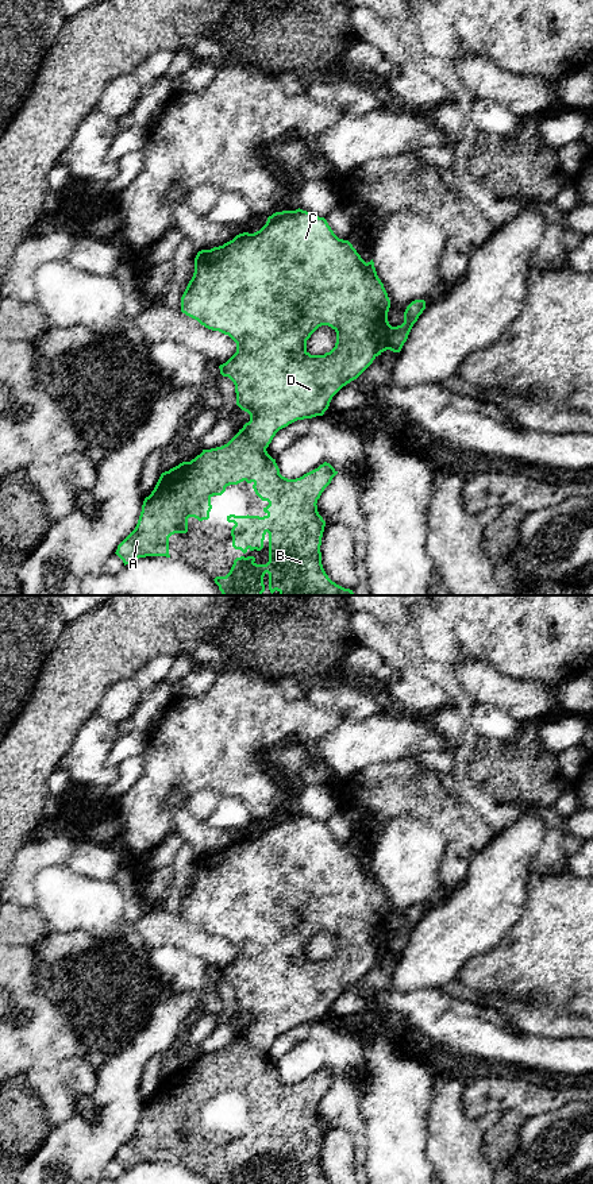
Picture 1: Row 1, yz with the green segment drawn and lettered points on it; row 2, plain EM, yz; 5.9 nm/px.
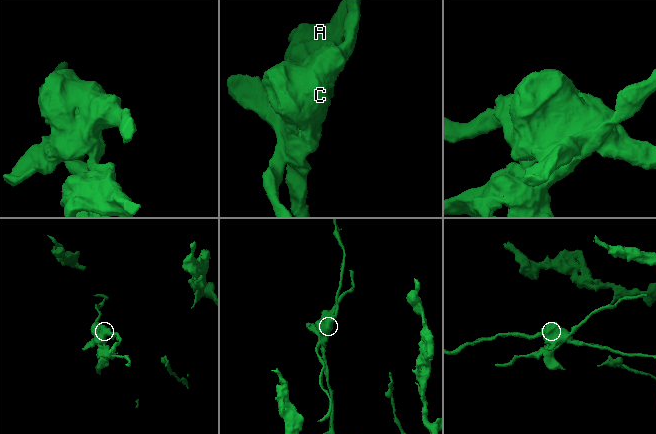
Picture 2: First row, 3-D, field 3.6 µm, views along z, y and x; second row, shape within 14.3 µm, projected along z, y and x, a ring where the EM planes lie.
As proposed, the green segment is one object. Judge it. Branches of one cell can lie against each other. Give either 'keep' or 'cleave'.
cleave

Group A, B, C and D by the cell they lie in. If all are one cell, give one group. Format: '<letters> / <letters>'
A B / C D

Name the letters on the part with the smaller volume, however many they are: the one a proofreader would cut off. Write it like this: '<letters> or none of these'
A, B

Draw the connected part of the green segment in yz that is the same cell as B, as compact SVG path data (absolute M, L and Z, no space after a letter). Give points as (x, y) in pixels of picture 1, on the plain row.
M242 1034L224 1050L203 1054L190 1067L182 1067L178 1071L161 1079L154 1095L145 1103L142 1116L135 1134L118 1150L116 1160L123 1165L124 1170L146 1161L166 1161L169 1160L169 1142L174 1138L188 1137L188 1123L195 1122L199 1126L208 1125L212 1114L211 1103L222 1100L230 1089L238 1089L243 1085L254 1088L255 1099L267 1106L269 1110L263 1112L266 1118L259 1121L227 1121L228 1127L235 1130L231 1134L232 1152L240 1154L243 1158L250 1156L261 1156L263 1153L265 1139L269 1139L269 1166L266 1169L257 1169L254 1161L240 1161L234 1165L230 1177L226 1181L216 1181L215 1184L263 1184L269 1179L269 1184L330 1184L321 1169L321 1142L326 1126L317 1116L317 1104L324 1094L331 1088L338 1076L327 1067L317 1073L304 1079L296 1084L288 1084L280 1079L280 1073L266 1054L251 1046Z

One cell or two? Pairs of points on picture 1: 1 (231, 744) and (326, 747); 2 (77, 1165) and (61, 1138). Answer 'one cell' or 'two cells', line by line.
1: two cells
2: one cell

